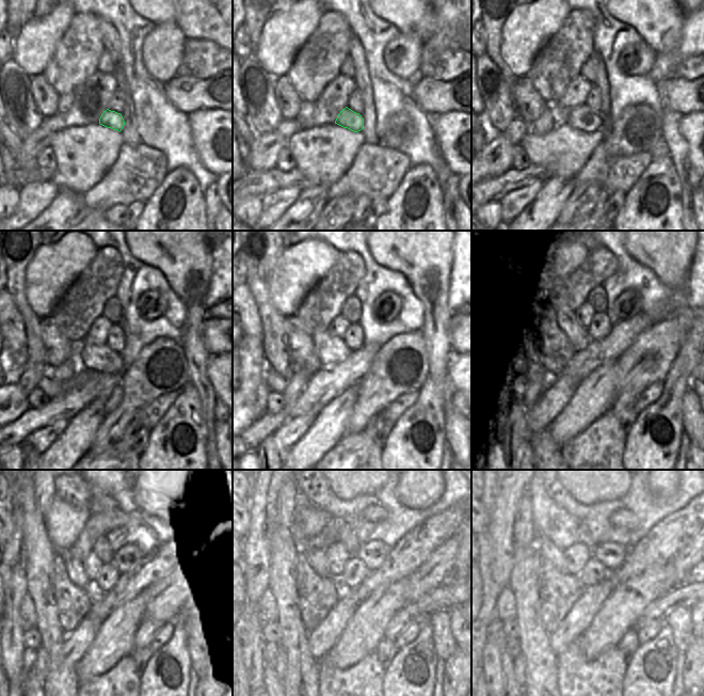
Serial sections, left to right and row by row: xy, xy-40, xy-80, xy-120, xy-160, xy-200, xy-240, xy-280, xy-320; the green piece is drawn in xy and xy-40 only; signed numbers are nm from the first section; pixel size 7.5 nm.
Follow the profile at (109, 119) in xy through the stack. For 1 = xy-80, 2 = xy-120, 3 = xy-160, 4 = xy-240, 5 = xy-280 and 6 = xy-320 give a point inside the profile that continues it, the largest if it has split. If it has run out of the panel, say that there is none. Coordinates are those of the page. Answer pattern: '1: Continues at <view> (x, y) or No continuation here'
1: Continues at xy-80 (586, 120)
2: Continues at xy-120 (101, 360)
3: Continues at xy-160 (328, 357)
4: Continues at xy-240 (76, 571)
5: Continues at xy-280 (316, 557)
6: Continues at xy-320 (544, 547).

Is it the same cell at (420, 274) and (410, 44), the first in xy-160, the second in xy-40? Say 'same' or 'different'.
different

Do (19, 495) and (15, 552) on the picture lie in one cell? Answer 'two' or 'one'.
one

